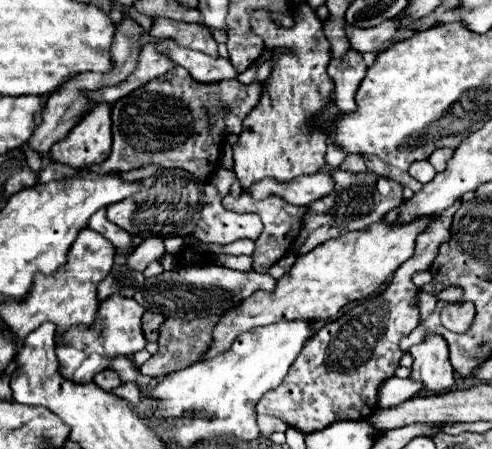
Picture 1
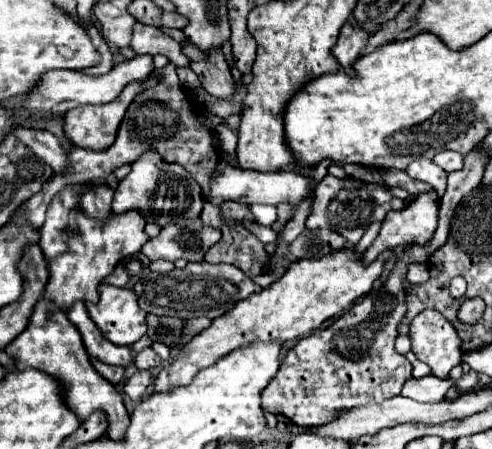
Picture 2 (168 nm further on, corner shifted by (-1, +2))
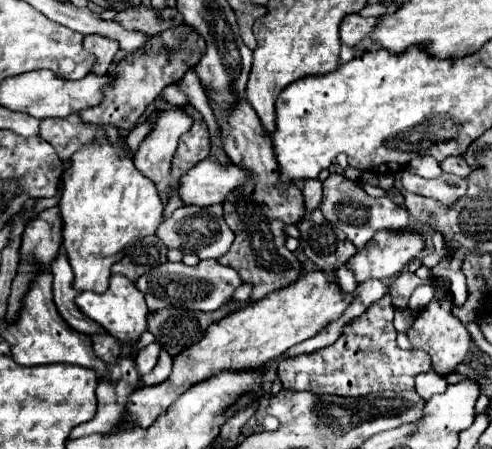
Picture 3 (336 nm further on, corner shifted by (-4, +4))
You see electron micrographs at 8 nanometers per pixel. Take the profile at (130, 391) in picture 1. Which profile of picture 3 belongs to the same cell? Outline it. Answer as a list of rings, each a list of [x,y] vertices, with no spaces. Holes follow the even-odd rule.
[[[162,349],[161,354],[159,354],[159,360],[157,360],[157,366],[155,366],[147,376],[143,376],[143,378],[141,378],[141,382],[143,382],[145,386],[161,384],[163,380],[167,380],[167,378],[169,378],[169,374],[171,374],[171,366],[173,366],[171,356]]]

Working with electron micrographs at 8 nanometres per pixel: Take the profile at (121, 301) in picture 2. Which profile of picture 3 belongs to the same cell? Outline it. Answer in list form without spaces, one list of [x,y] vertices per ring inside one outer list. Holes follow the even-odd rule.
[[[113,274],[107,292],[103,294],[95,294],[95,292],[81,292],[75,298],[75,306],[93,322],[97,322],[99,326],[103,326],[109,334],[113,334],[115,338],[119,338],[123,342],[123,348],[127,348],[127,342],[137,340],[145,330],[147,330],[147,306],[145,306],[145,296],[141,290],[137,290],[137,286],[127,280],[127,276],[123,274]]]

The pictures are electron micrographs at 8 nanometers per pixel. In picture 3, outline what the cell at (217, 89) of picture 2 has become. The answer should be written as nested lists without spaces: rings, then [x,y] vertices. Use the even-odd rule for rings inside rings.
[[[243,100],[243,104],[239,104],[231,116],[227,116],[223,130],[223,144],[229,158],[235,166],[251,172],[251,182],[245,182],[233,190],[223,202],[225,222],[235,232],[235,240],[231,250],[221,256],[219,262],[235,268],[241,276],[241,282],[253,286],[251,300],[261,300],[267,294],[281,290],[301,278],[303,266],[285,246],[285,226],[297,224],[305,216],[305,202],[301,190],[293,182],[281,182],[273,144],[269,136],[265,138],[265,128],[261,126],[259,116],[247,104],[247,100]]]

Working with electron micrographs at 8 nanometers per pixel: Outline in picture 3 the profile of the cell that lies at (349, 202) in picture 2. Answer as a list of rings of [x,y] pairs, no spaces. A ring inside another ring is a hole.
[[[331,174],[323,182],[323,198],[321,198],[321,212],[327,216],[331,224],[341,228],[347,238],[361,250],[377,230],[391,230],[401,232],[409,226],[409,212],[397,204],[393,204],[389,198],[371,198],[357,182],[347,180],[341,174]],[[357,228],[363,228],[363,232],[357,232]]]

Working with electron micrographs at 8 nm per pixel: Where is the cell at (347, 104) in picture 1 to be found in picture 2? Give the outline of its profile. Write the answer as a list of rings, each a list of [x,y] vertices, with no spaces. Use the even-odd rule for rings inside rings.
[[[344,24],[338,36],[338,42],[332,48],[332,56],[338,60],[338,64],[346,74],[354,76],[356,72],[352,70],[352,66],[360,58],[366,44],[368,44],[368,32],[364,32],[362,28],[352,28],[350,24]]]

